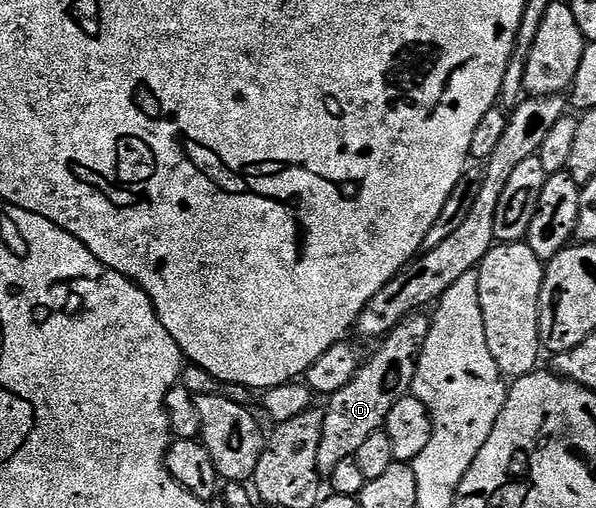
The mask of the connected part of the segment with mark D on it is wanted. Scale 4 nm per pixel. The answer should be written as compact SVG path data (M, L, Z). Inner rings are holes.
M425 314L406 316L376 345L377 353L362 363L351 382L331 396L329 408L324 409L325 421L319 442L319 470L322 477L332 477L339 462L354 459L359 446L363 446L371 434L384 429L391 406L410 395L417 360L421 356L421 345L427 338L430 323L430 317Z

